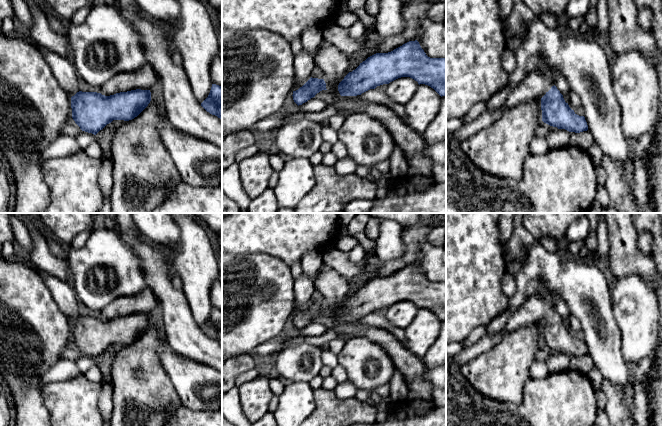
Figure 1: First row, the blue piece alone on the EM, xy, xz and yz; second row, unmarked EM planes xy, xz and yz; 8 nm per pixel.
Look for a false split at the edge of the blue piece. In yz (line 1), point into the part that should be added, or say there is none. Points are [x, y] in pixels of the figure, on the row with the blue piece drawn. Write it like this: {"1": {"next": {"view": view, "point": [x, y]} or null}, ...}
{"1": {"next": {"view": "yz", "point": [535, 84]}}}

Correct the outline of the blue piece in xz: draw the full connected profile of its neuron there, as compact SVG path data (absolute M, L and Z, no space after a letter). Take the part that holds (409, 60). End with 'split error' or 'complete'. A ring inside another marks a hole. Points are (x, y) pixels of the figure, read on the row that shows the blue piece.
M417 40L409 41L391 52L376 53L368 57L344 77L338 85L338 91L341 96L357 96L401 77L410 77L419 85L430 86L441 97L446 96L446 58L428 57Z; complete

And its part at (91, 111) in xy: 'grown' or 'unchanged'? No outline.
grown

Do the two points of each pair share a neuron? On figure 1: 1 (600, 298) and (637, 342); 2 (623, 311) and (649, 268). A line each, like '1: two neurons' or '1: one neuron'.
1: two neurons
2: two neurons

